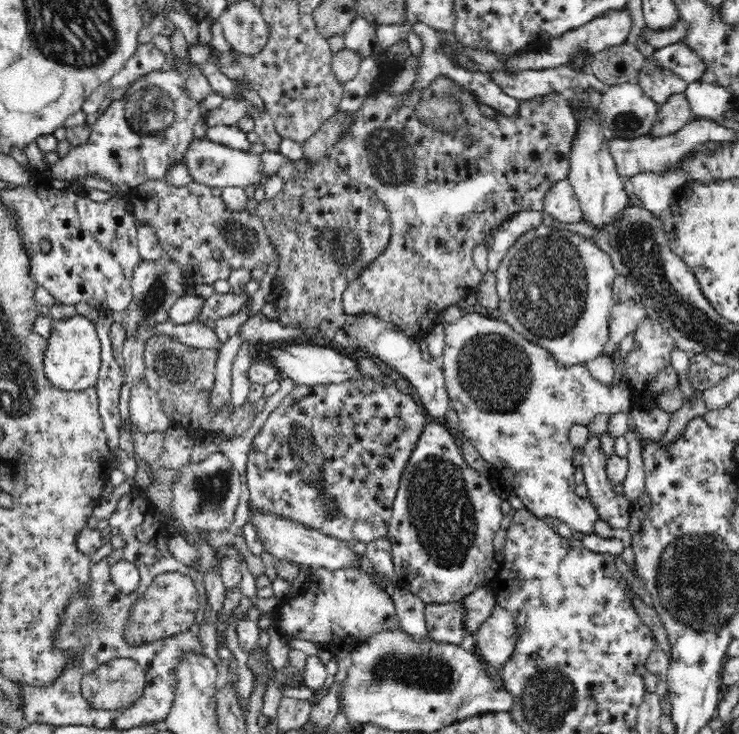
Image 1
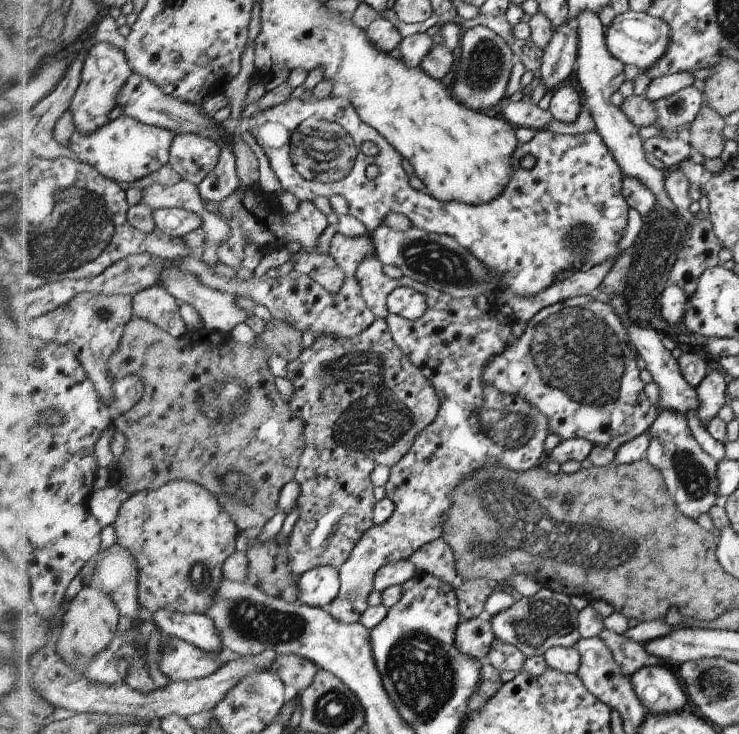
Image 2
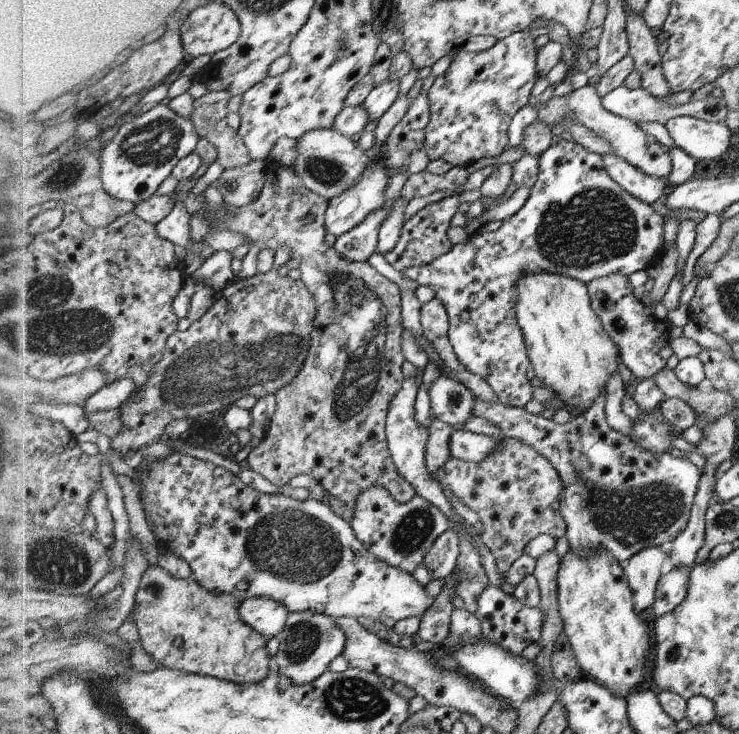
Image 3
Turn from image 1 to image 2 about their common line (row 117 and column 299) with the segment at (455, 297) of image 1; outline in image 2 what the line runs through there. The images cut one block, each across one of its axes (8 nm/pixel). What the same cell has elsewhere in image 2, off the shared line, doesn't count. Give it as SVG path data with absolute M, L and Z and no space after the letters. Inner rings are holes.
M385 319L374 320L370 328L352 338L336 338L330 334L316 337L298 358L288 360L286 378L294 388L292 398L286 400L288 406L305 424L306 443L295 472L300 486L297 500L300 520L287 546L288 570L299 577L317 566L339 569L349 560L362 534L374 527L373 510L377 500L372 494L372 470L380 465L391 467L409 453L418 432L434 422L441 400L422 370L401 351Z

